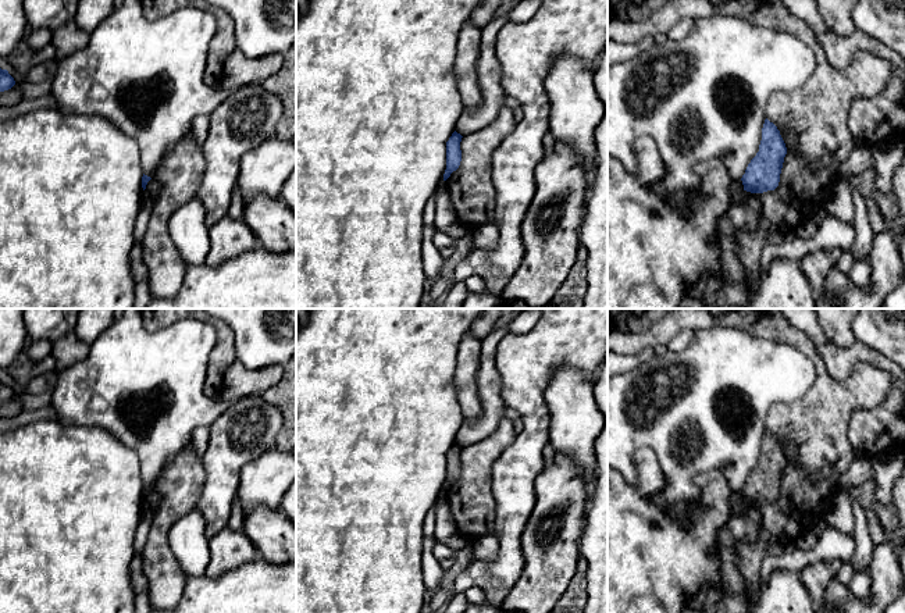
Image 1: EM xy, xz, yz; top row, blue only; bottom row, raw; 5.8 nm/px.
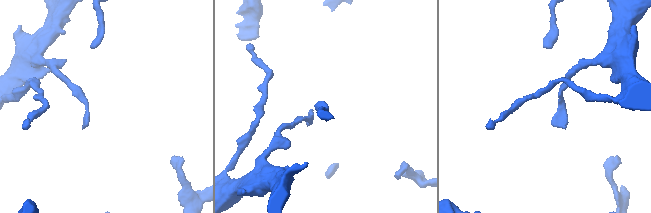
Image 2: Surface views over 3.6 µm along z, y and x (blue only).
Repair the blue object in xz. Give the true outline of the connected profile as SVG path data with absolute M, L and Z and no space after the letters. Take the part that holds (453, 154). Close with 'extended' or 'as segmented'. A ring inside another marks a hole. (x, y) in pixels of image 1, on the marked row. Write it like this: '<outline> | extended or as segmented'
M456 131L452 133L449 140L446 142L446 170L443 174L443 181L446 181L453 171L456 171L462 161L462 150L460 150L460 142L462 135Z | as segmented

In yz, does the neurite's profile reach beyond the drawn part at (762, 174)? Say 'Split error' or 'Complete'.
Complete

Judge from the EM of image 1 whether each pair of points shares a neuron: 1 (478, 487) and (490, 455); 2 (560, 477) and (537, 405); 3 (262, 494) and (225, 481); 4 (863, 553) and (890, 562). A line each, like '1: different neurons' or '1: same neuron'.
1: same neuron
2: different neurons
3: different neurons
4: different neurons

